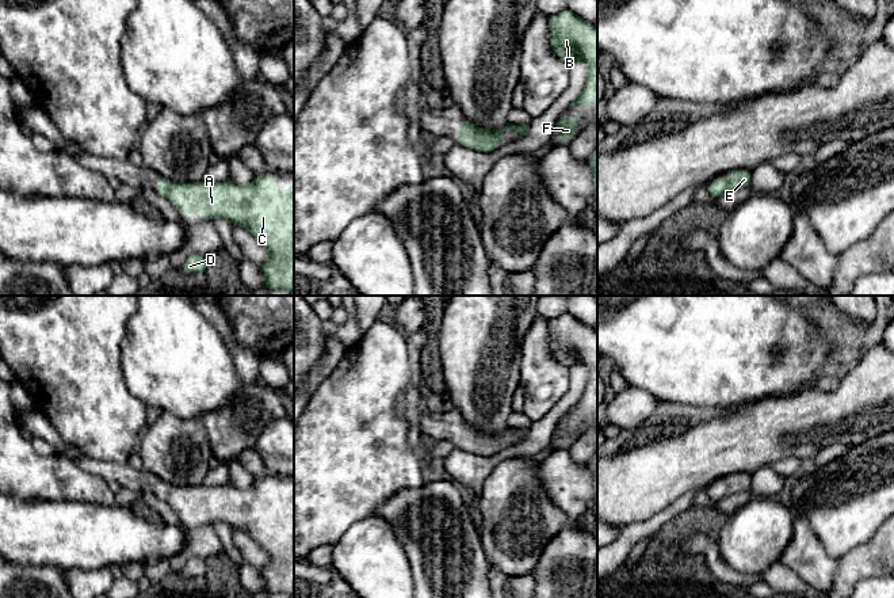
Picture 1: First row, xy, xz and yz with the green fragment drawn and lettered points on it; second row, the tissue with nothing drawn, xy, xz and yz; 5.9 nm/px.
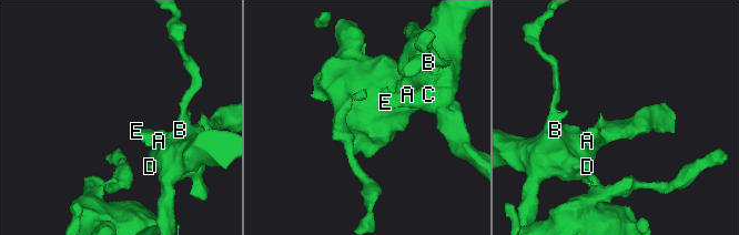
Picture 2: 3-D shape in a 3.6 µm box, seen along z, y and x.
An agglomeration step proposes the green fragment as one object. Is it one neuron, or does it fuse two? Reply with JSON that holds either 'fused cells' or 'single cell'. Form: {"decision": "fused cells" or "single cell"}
{"decision": "single cell"}

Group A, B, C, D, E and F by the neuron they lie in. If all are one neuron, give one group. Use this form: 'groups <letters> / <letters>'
groups A B C D E F

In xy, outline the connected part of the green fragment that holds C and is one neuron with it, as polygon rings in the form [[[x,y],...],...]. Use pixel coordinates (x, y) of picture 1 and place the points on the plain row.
[[[158,479],[153,494],[172,509],[177,506],[182,519],[198,517],[207,525],[224,521],[232,529],[245,532],[268,553],[268,561],[257,570],[265,583],[263,593],[294,597],[294,481],[289,483],[289,488],[290,495],[278,495],[276,481],[264,479],[256,479],[245,490],[238,490],[230,483],[188,487]]]

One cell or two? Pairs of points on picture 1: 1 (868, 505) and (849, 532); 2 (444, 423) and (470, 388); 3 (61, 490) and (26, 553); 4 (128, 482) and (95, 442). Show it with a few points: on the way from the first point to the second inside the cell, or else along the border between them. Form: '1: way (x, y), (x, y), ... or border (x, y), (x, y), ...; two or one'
1: way (862, 511), (849, 525); one
2: border (447, 407), (455, 408), (463, 418); two
3: border (25, 499), (84, 501), (87, 503); two
4: border (83, 454), (91, 459), (125, 463); two

